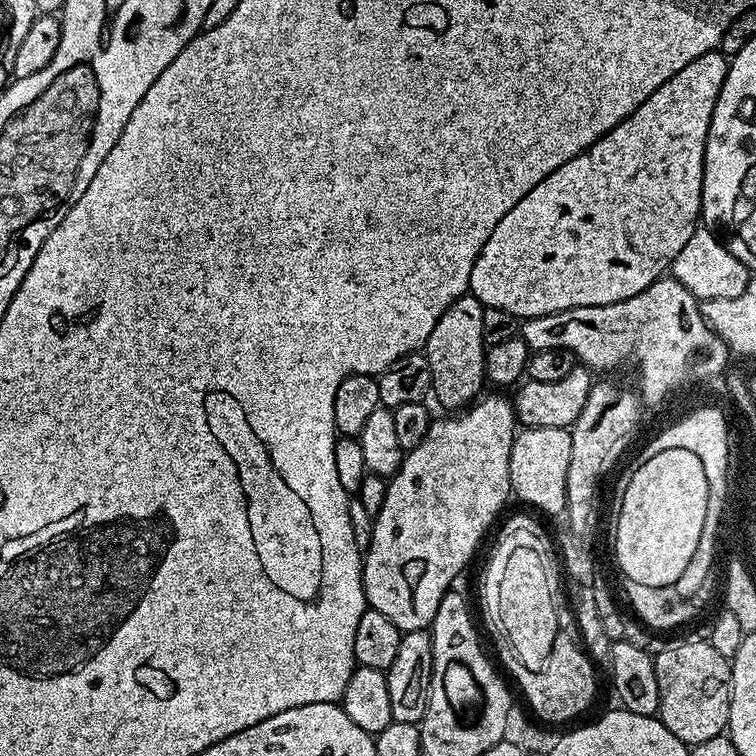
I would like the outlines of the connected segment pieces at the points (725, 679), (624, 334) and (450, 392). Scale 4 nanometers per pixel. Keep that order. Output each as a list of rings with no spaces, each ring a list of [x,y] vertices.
[[[691,638],[682,641],[681,644],[672,642],[666,650],[654,657],[654,674],[658,674],[658,719],[666,726],[666,730],[670,730],[670,734],[674,734],[689,746],[725,735],[732,697],[732,666],[729,657],[718,654],[718,650],[714,650],[714,646],[707,640]]]
[[[661,278],[646,286],[642,294],[634,294],[634,298],[626,298],[622,302],[606,306],[578,306],[549,316],[525,319],[519,325],[518,332],[532,352],[551,348],[566,350],[571,352],[583,367],[596,374],[612,372],[615,368],[633,364],[637,374],[640,375],[640,392],[644,395],[645,402],[660,404],[671,392],[676,392],[679,388],[694,383],[695,380],[708,380],[729,367],[729,346],[704,320],[700,303],[694,294],[690,294],[690,290],[686,290],[686,286],[682,286],[682,282]]]
[[[471,294],[460,296],[445,310],[442,318],[438,318],[438,326],[430,330],[430,338],[423,346],[424,357],[430,362],[432,396],[444,410],[463,410],[485,391],[486,345],[482,334],[484,309],[478,297]]]

